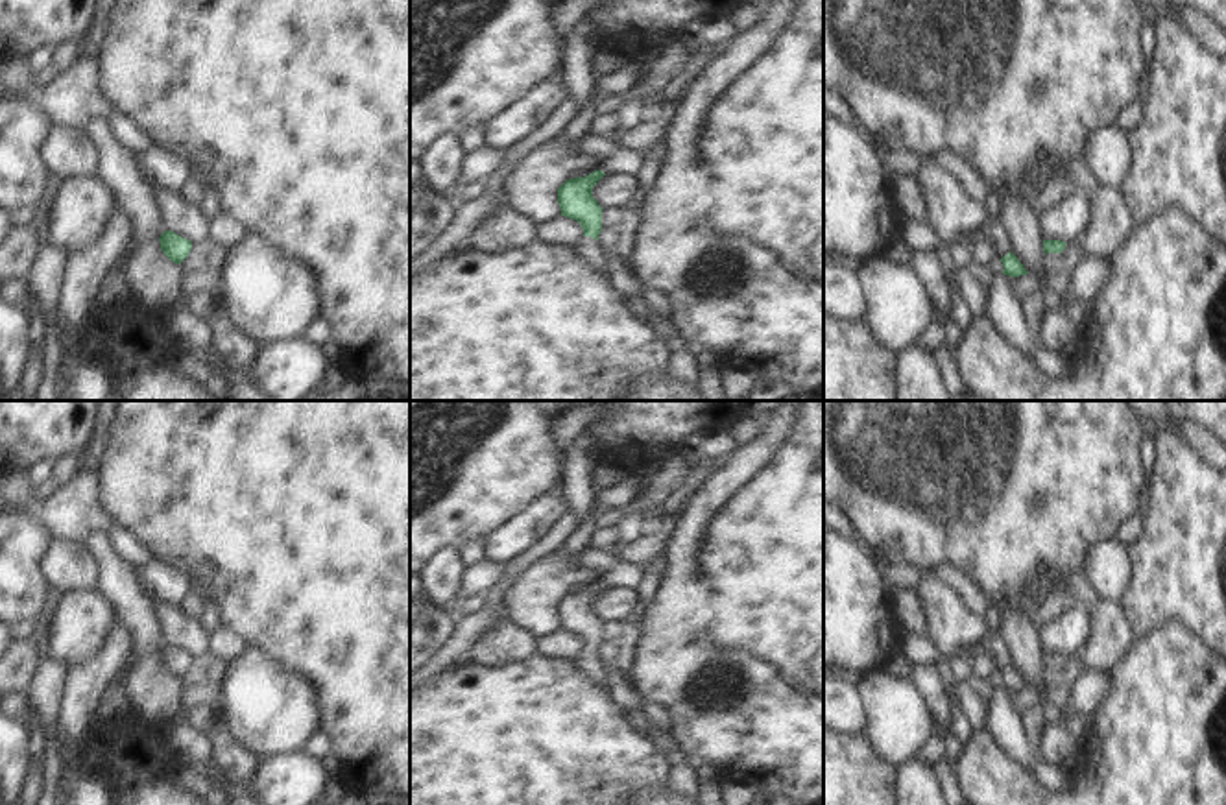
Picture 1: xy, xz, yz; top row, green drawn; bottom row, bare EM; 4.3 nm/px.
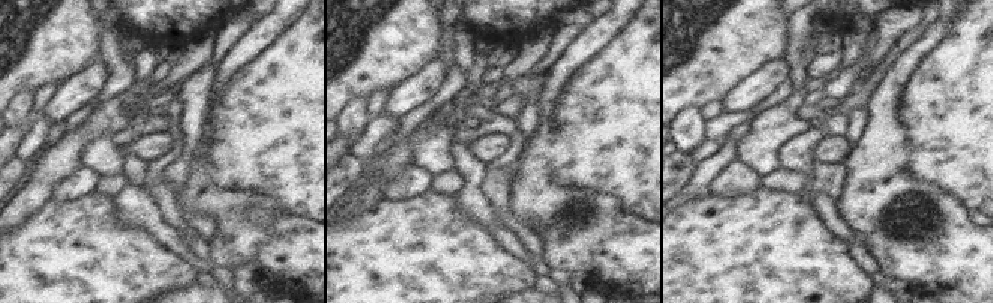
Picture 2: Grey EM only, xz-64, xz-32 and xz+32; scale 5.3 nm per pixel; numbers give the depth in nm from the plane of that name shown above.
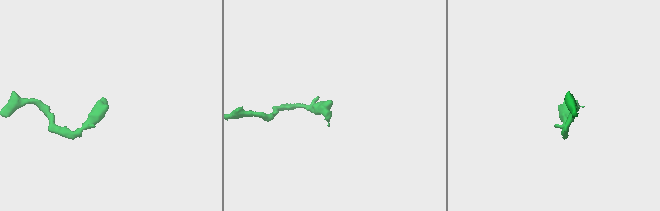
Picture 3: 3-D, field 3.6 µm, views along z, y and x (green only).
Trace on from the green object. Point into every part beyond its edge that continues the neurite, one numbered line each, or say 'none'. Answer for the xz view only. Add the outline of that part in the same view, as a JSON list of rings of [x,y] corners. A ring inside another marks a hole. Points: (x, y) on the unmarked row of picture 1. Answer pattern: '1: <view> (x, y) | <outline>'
1: xz (588, 663) | [[[582,650],[574,659],[578,674],[585,676],[602,694],[609,696],[609,678],[606,667],[598,661],[598,655],[591,650]]]

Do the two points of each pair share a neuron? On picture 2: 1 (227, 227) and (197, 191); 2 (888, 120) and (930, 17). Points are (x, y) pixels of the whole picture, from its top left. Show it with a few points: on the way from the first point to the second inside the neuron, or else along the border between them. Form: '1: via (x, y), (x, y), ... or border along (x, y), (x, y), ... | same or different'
1: via (224, 218), (206, 200) | same
2: border along (938, 18), (899, 53) | different

